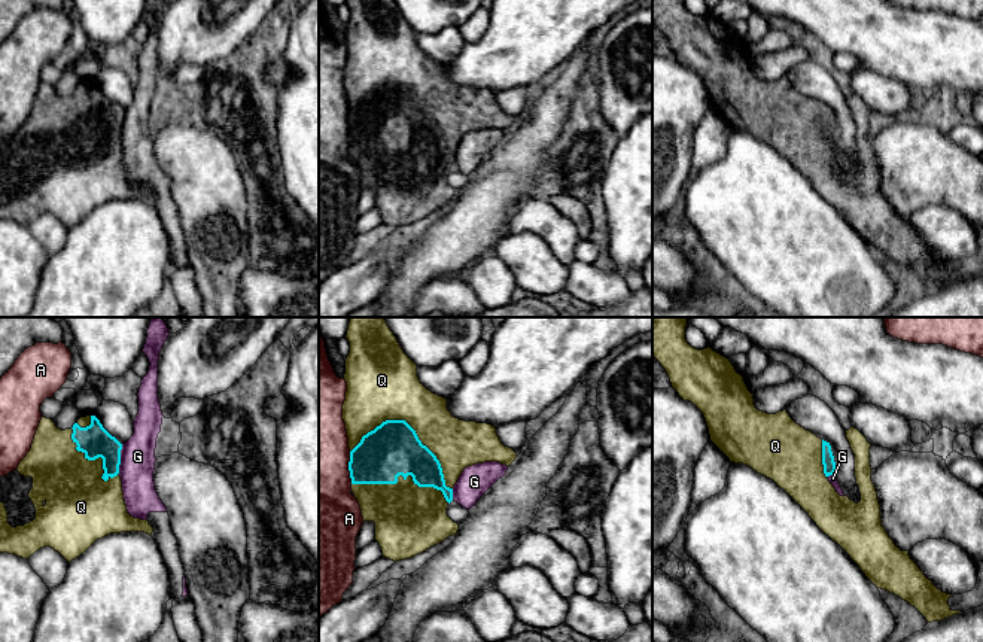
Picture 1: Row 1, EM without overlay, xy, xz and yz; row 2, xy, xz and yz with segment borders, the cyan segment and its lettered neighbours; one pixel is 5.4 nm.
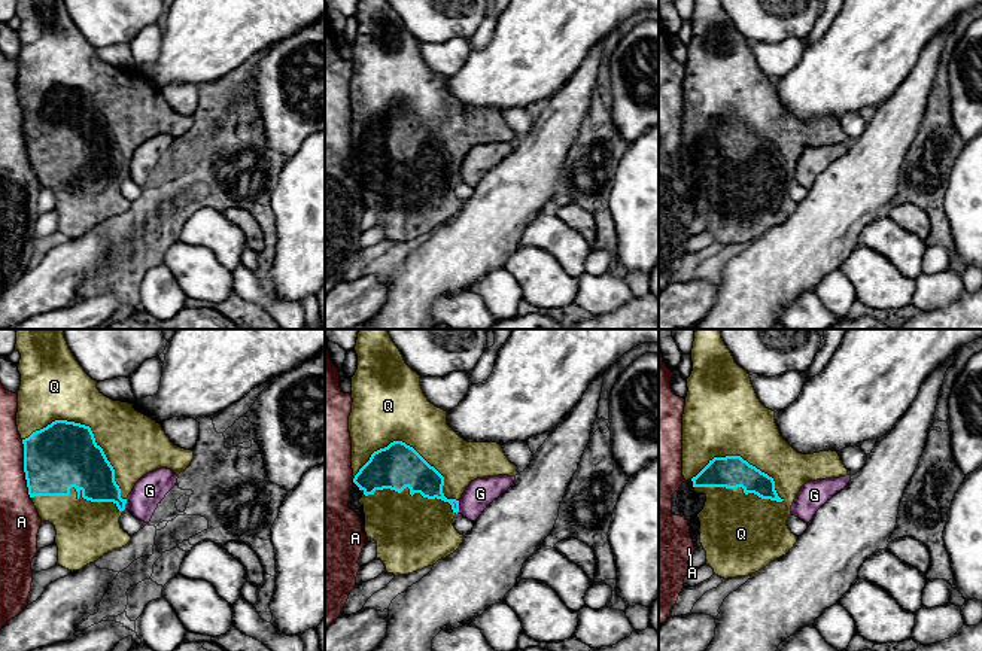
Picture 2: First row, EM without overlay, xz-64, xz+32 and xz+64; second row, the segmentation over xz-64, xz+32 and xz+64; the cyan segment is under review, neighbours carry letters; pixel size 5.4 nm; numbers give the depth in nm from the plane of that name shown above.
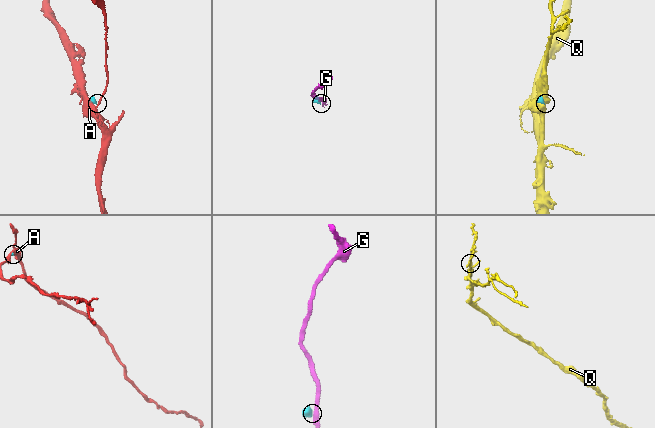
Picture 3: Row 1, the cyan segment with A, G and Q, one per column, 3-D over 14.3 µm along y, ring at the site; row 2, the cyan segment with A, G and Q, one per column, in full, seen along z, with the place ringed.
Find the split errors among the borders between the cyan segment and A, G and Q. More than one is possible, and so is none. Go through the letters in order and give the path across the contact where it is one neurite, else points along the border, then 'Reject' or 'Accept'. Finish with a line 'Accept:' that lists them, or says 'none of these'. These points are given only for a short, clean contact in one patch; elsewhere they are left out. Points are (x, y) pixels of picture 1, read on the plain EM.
A: Boundary: xz (349, 118), (349, 143), (352, 149). Reject
G: Reject
Q: Accept
Accept: Q

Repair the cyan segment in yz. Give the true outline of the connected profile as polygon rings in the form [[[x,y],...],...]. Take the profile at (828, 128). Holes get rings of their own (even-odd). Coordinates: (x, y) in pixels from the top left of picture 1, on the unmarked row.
[[[652,0],[652,22],[666,36],[672,54],[679,63],[693,69],[703,79],[710,107],[730,128],[748,131],[783,155],[816,192],[850,222],[877,255],[909,268],[928,289],[961,279],[950,276],[947,267],[952,261],[938,256],[910,225],[909,217],[901,217],[882,192],[877,158],[871,147],[871,110],[858,95],[852,92],[846,97],[855,121],[855,144],[861,159],[861,167],[855,170],[847,162],[840,162],[828,147],[828,143],[836,140],[830,109],[797,91],[786,76],[776,80],[757,76],[754,61],[730,25],[710,13],[703,16],[691,13],[685,0]]]

